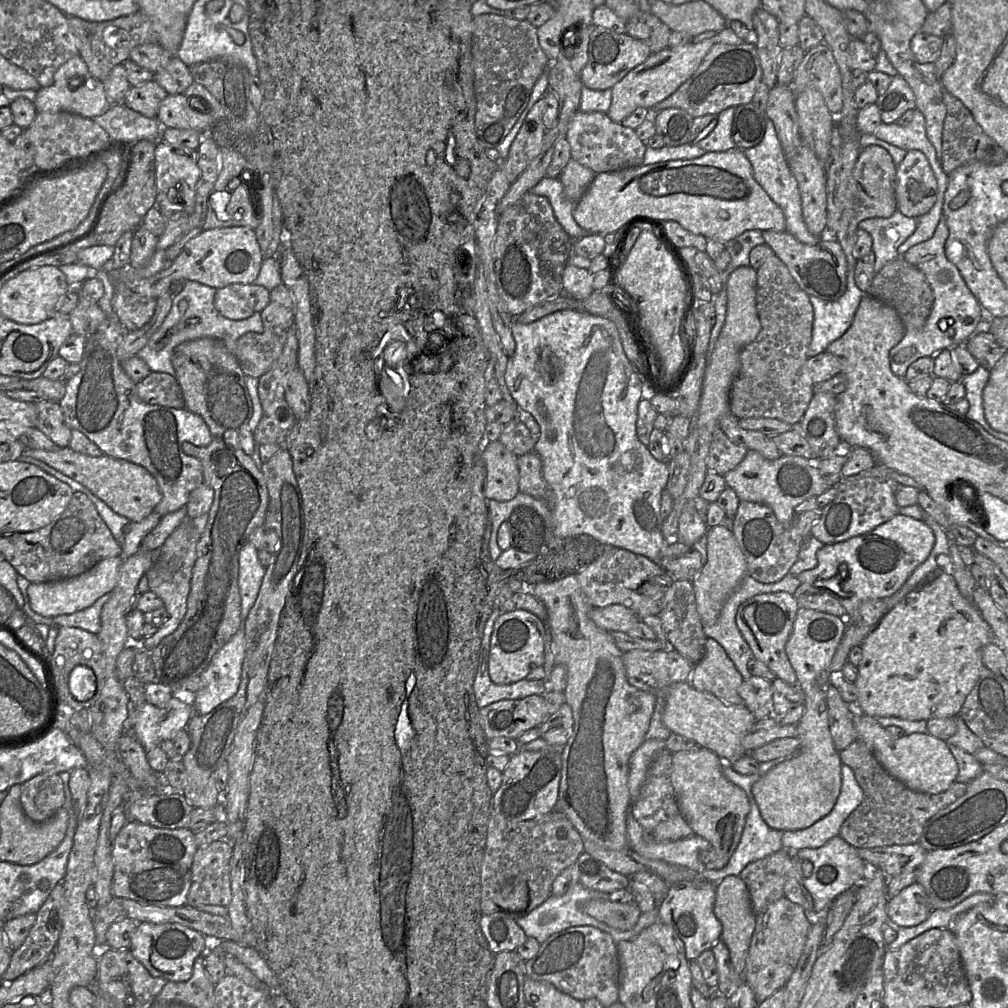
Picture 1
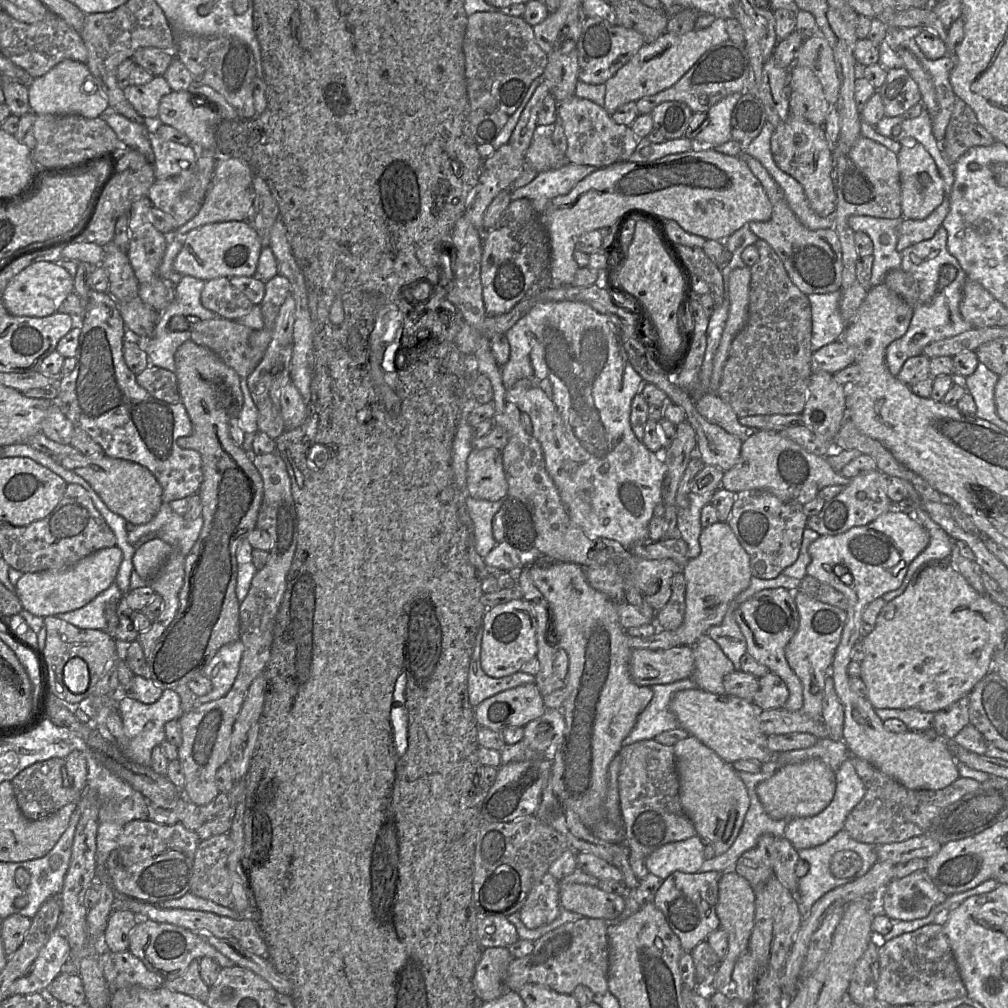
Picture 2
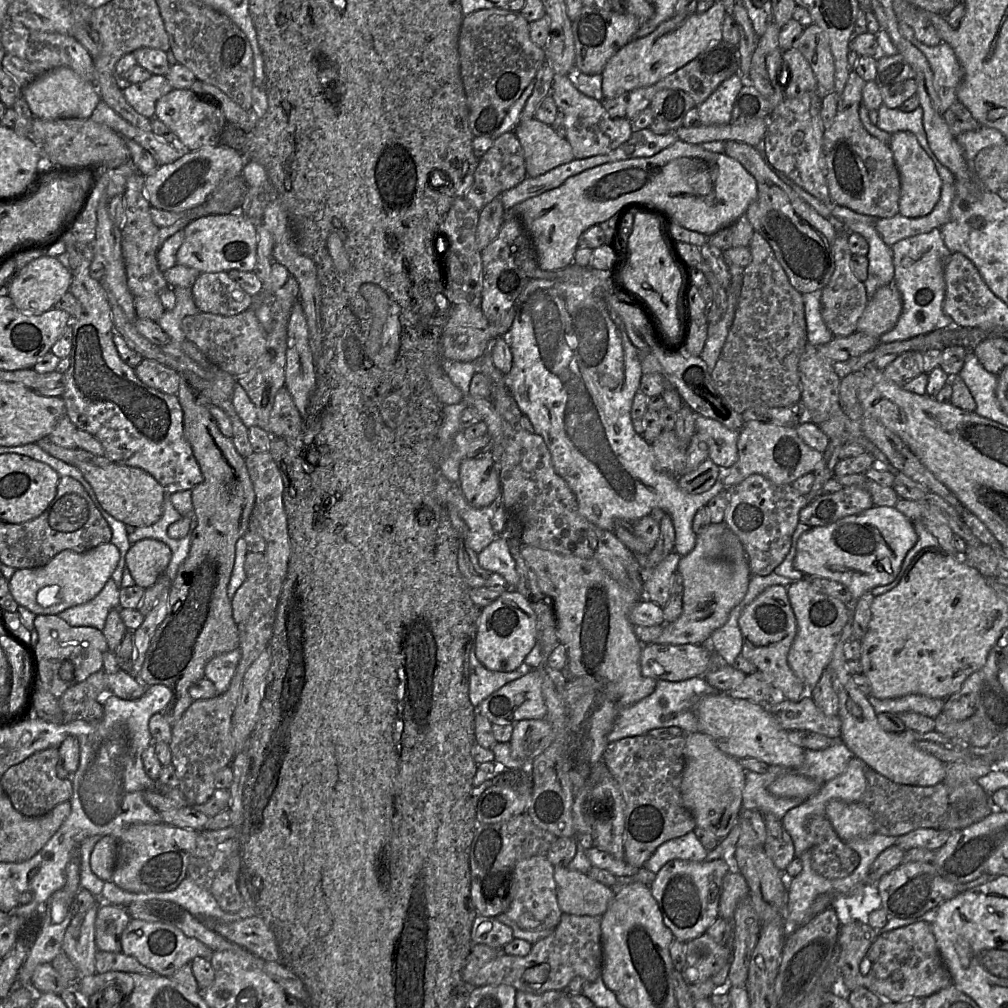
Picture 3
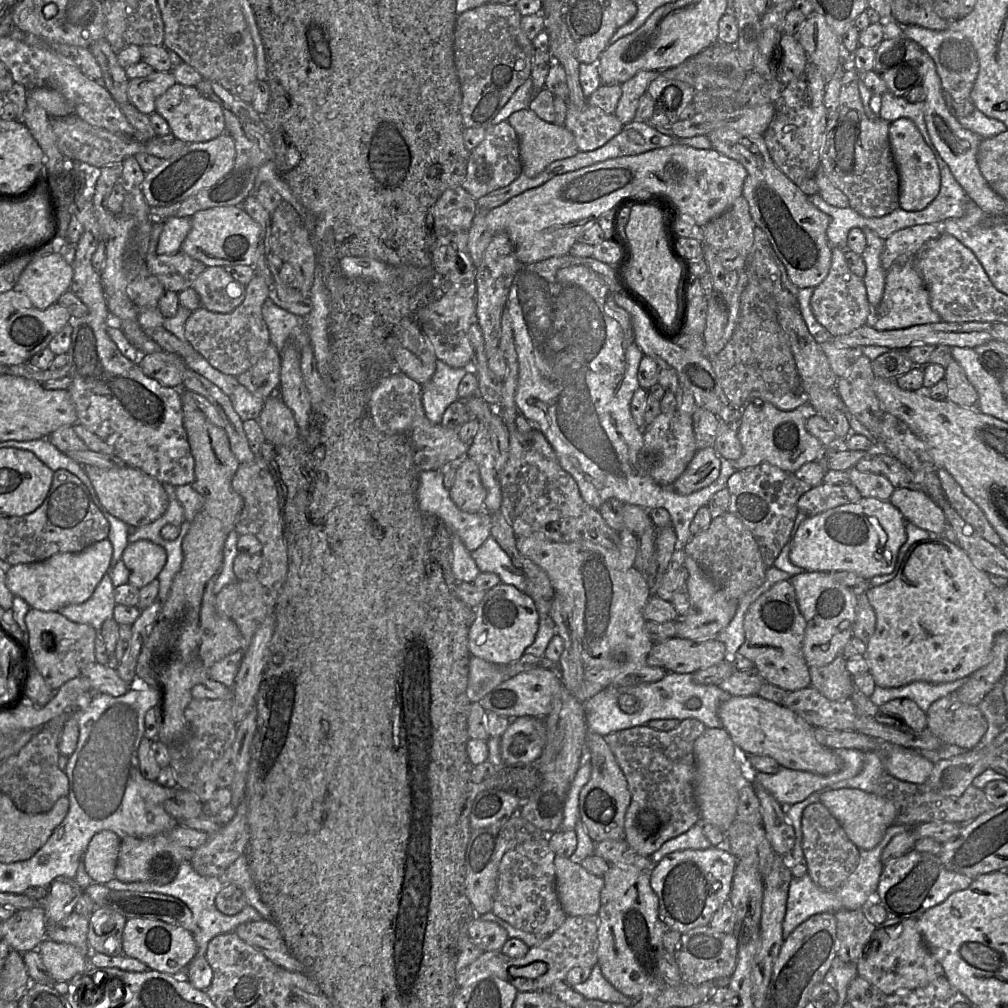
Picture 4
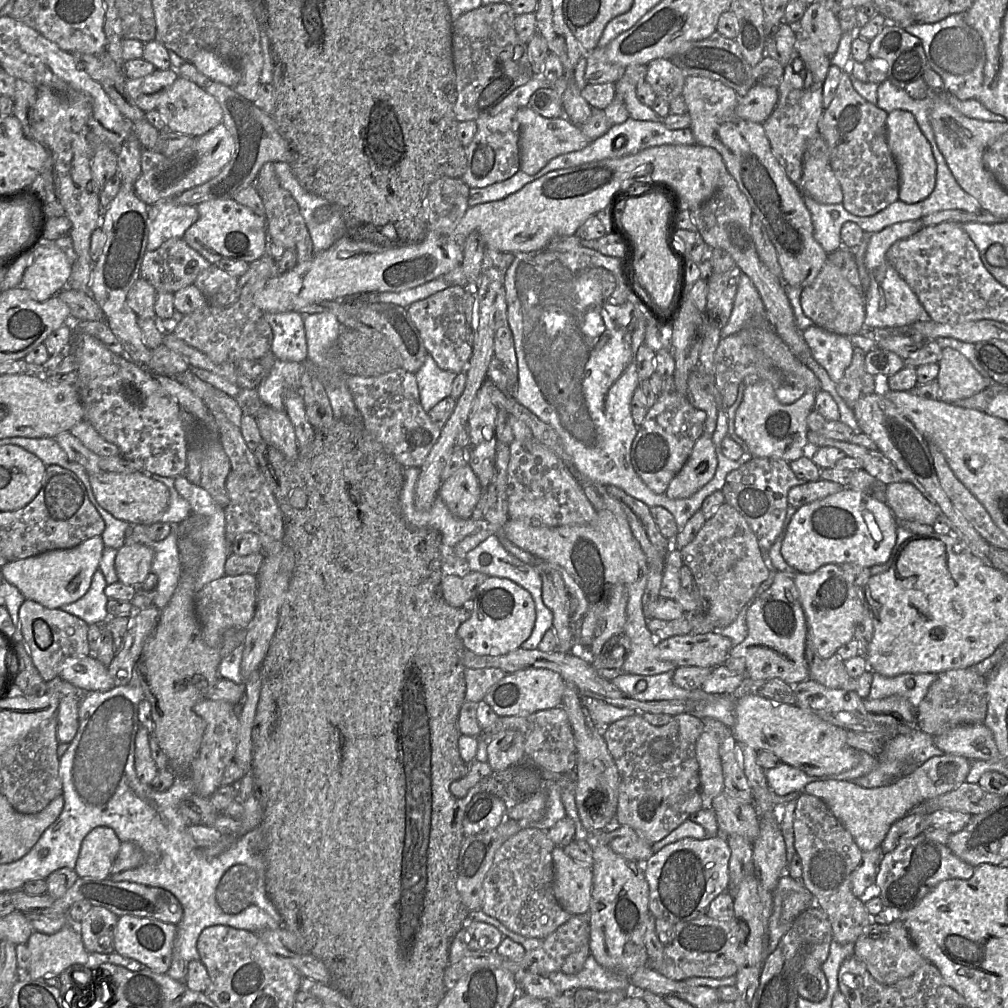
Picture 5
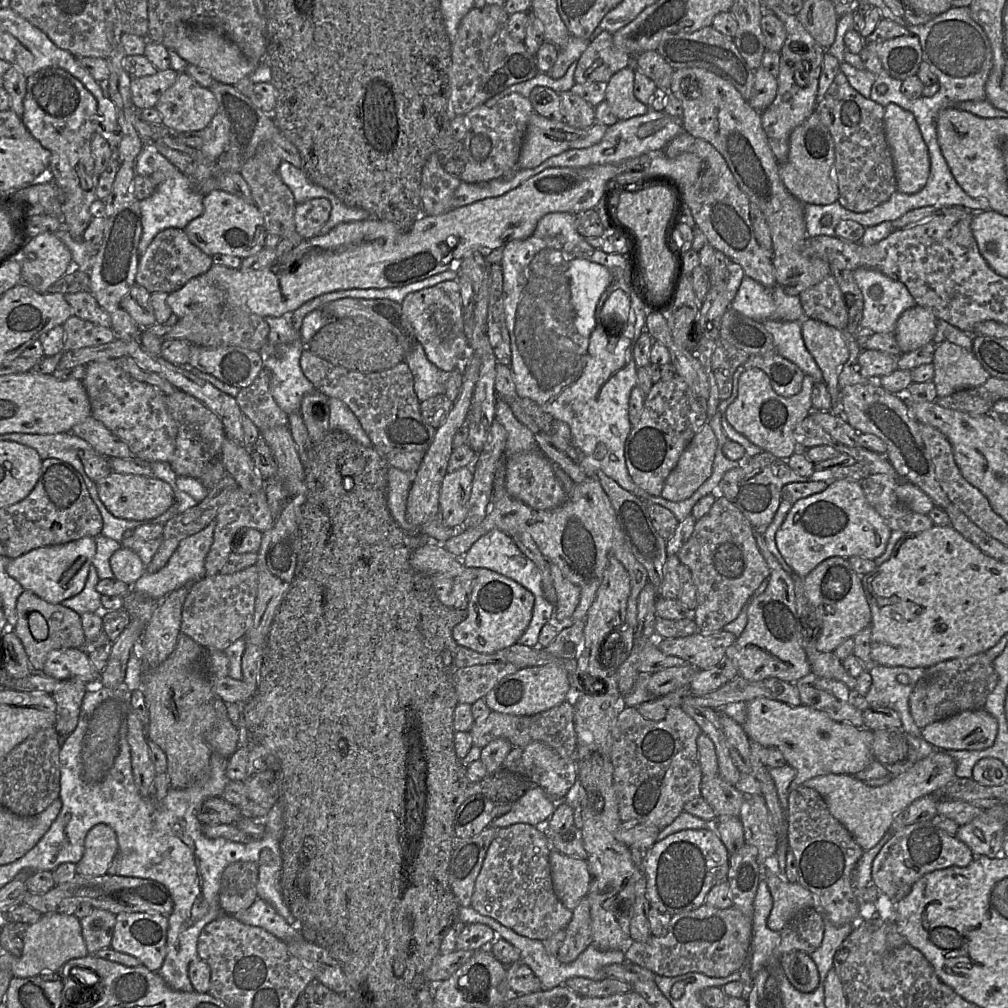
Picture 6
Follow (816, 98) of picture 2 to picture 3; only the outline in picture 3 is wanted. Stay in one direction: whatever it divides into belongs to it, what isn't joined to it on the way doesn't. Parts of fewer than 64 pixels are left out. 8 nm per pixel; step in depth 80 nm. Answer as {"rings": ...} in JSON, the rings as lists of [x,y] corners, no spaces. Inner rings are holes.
{"rings":[[[793,47],[782,53],[790,73],[790,80],[784,89],[785,97],[795,98],[803,93],[817,93],[822,98],[814,72],[801,52]]]}

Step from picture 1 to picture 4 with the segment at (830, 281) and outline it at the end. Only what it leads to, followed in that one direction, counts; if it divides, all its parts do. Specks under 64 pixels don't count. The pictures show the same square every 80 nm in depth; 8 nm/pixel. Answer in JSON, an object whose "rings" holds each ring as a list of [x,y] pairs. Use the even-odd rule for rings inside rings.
{"rings":[[[722,127],[710,132],[707,137],[713,149],[738,161],[746,169],[743,196],[747,200],[752,220],[755,226],[760,227],[767,235],[792,284],[798,289],[818,286],[828,275],[831,265],[832,247],[826,235],[830,217],[815,207],[808,196],[775,165],[768,152],[764,136],[745,136],[735,130]]]}

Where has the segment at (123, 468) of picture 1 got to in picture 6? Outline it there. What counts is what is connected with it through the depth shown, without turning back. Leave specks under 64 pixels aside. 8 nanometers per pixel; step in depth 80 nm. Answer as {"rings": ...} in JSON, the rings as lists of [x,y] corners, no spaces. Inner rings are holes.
{"rings":[[[112,471],[96,484],[101,501],[117,518],[150,520],[163,515],[174,504],[174,490],[171,485],[154,477]]]}

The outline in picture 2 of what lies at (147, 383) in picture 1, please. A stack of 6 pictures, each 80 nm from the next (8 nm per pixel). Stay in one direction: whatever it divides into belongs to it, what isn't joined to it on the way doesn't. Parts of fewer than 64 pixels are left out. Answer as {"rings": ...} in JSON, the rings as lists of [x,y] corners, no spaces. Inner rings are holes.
{"rings":[[[149,365],[136,376],[137,383],[151,396],[167,403],[181,402],[175,372]]]}

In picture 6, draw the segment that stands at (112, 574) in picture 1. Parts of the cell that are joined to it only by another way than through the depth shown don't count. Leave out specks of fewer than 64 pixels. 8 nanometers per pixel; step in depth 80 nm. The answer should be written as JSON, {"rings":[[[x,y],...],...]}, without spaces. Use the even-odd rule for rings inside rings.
{"rings":[[[83,537],[64,544],[34,549],[16,559],[6,567],[7,574],[46,602],[59,604],[79,594],[87,581],[89,569],[96,553],[93,537]]]}

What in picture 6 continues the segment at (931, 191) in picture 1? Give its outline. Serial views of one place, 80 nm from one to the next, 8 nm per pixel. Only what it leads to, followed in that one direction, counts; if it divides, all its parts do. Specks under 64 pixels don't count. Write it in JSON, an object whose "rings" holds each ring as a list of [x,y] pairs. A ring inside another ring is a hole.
{"rings":[[[897,104],[885,107],[884,129],[889,145],[897,182],[897,189],[905,194],[915,194],[926,185],[930,174],[930,156],[914,115]]]}

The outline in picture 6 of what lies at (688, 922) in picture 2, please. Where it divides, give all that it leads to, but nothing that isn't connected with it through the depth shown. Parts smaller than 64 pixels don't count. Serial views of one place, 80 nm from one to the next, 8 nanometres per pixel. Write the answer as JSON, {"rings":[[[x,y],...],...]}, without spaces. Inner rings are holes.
{"rings":[[[710,826],[701,830],[682,830],[655,842],[643,853],[642,866],[646,877],[646,897],[651,907],[671,916],[699,908],[710,889],[727,880],[729,854],[718,833]]]}

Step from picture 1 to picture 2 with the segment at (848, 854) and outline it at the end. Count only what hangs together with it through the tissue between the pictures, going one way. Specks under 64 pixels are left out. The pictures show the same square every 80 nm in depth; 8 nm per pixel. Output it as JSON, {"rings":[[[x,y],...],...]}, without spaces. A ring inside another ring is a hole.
{"rings":[[[843,829],[823,845],[798,850],[799,858],[808,862],[810,865],[809,872],[805,876],[799,878],[798,892],[795,896],[802,911],[804,912],[804,916],[806,912],[809,911],[809,909],[811,909],[812,906],[827,892],[851,883],[866,875],[872,866],[877,862],[878,858],[875,849],[876,846],[877,845],[865,844],[854,840]],[[844,850],[851,850],[857,853],[861,857],[862,864],[860,869],[857,870],[857,873],[853,876],[847,878],[837,878],[834,876],[831,869],[832,860],[837,852]]]}

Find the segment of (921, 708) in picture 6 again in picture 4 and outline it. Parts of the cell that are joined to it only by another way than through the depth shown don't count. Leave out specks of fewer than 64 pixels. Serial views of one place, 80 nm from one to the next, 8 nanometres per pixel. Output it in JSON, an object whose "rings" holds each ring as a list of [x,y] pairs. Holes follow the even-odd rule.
{"rings":[[[954,691],[926,711],[927,728],[945,745],[970,750],[980,744],[987,721],[978,706],[962,703]]]}

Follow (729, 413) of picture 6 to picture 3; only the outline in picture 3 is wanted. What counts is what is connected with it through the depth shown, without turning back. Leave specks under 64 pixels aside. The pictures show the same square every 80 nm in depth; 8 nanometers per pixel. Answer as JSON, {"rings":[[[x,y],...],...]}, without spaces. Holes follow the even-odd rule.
{"rings":[[[757,420],[744,424],[739,431],[737,447],[738,460],[729,468],[721,468],[721,480],[725,488],[741,483],[752,474],[760,474],[777,485],[791,485],[802,475],[814,472],[823,458],[822,453],[803,442],[795,426]]]}

